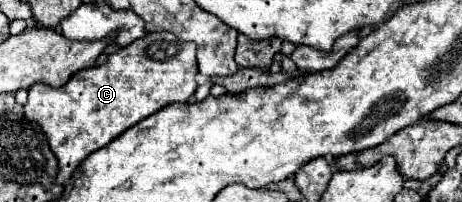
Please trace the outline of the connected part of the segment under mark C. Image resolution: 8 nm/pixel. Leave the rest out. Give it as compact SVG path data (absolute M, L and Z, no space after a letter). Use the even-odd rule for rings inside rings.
M148 33L144 39L138 39L114 53L108 55L106 63L90 69L82 69L74 73L62 87L46 87L44 83L36 83L30 87L28 103L24 105L26 119L38 123L48 137L50 149L58 159L58 175L56 183L64 185L76 171L76 167L100 147L106 147L112 139L124 133L128 127L136 125L138 121L146 119L148 115L156 113L158 109L170 105L172 101L190 101L196 91L196 45L180 41L172 33Z

